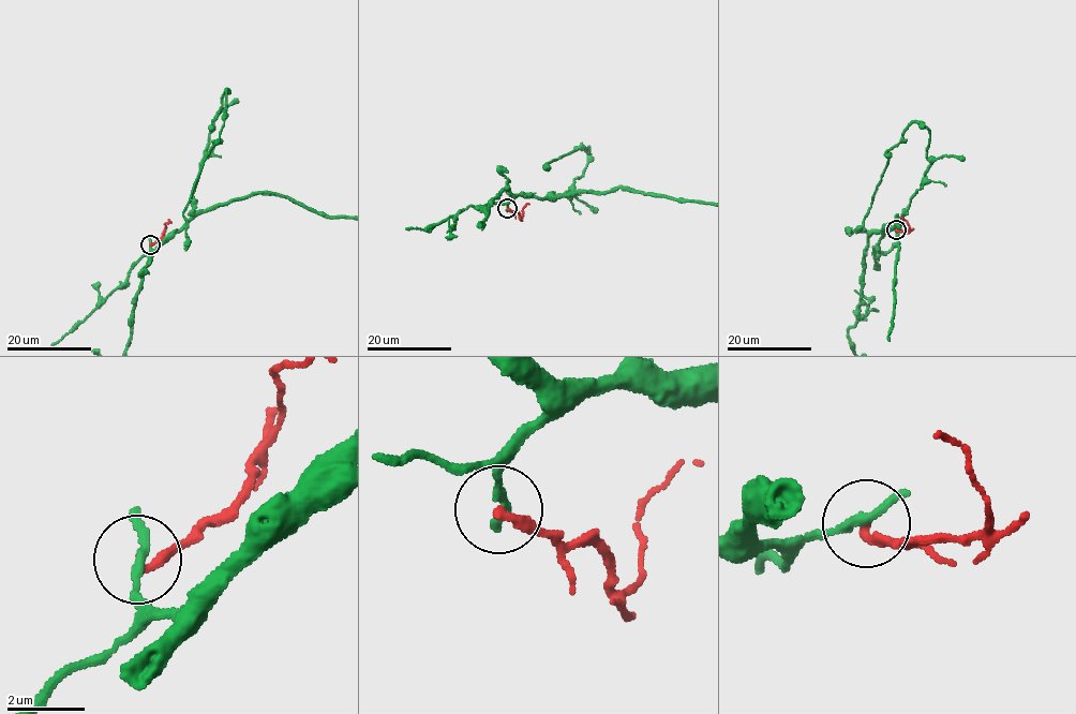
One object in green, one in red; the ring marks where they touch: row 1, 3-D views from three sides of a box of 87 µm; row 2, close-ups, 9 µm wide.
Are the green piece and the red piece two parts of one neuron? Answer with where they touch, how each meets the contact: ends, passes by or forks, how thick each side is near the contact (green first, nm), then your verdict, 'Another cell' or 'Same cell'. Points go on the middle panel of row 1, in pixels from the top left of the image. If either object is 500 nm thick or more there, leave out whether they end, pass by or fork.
Place: (507, 208). At the ring green passes by. At the ring red ends. Thickness 200 nm (green) against 260 nm. Another cell

